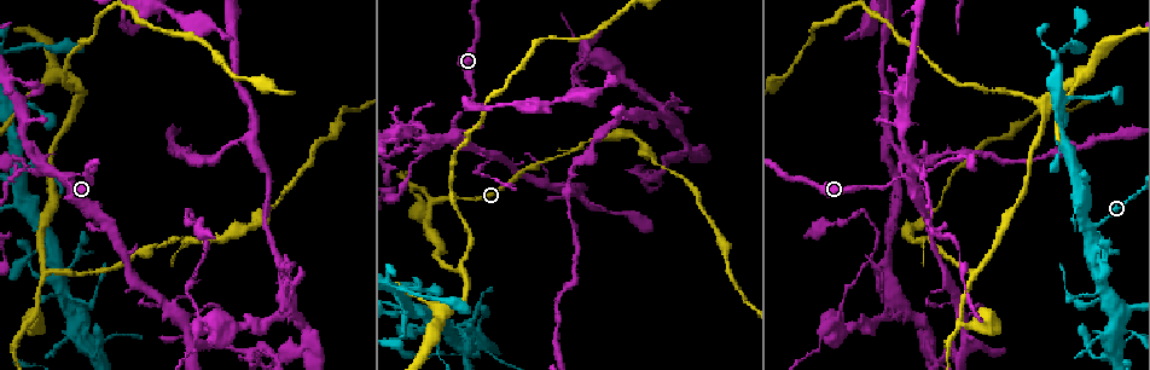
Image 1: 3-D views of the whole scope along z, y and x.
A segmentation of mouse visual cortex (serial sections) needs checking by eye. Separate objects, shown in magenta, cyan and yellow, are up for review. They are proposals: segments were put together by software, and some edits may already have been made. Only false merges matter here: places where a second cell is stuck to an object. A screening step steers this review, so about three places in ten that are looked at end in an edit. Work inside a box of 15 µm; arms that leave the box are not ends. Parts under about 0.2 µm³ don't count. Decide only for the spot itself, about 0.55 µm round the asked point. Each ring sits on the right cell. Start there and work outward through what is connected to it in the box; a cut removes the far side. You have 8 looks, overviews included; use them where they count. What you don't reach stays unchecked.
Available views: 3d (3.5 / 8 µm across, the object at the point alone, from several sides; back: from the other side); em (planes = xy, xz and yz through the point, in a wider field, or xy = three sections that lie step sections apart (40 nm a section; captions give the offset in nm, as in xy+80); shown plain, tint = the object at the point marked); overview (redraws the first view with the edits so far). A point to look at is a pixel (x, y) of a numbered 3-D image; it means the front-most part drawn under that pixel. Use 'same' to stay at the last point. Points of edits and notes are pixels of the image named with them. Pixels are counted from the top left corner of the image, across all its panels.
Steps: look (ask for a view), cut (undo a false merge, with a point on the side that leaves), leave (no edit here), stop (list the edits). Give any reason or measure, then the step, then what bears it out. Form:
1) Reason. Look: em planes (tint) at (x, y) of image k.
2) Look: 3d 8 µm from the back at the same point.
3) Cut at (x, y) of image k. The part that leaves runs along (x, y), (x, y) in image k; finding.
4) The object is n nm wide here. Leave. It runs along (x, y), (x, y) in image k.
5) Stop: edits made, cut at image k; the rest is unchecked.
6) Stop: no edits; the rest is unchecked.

Look: 3d 8 µm at (925, 237) of image 1.

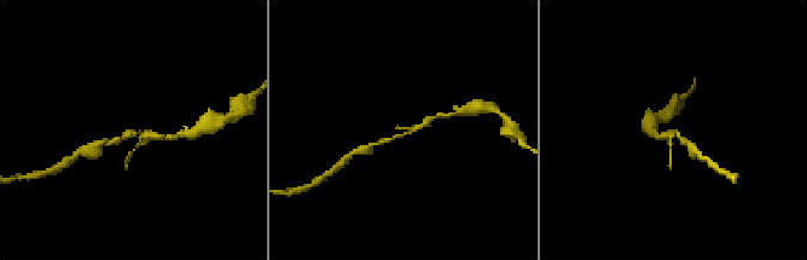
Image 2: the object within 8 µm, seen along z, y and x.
Look: em xy step 1 (tint) at (411, 132) of image 2.

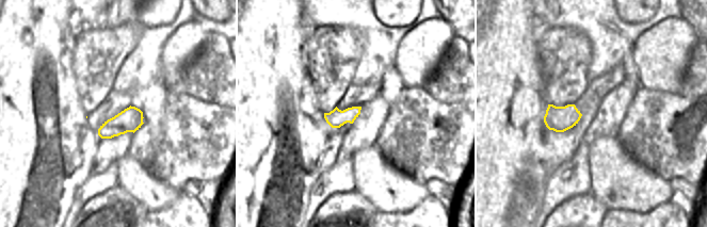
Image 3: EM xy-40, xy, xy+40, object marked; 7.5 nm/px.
Leave. It runs along (378, 142), (402, 136), (440, 115) in image 2; one cell here.

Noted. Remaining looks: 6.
Sharp bend. Look: 3d 3.5 µm at (46, 272) of image 1.

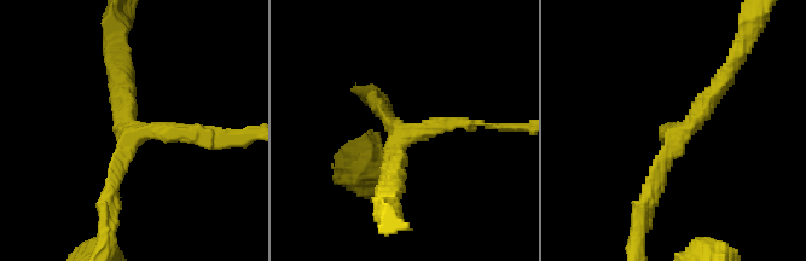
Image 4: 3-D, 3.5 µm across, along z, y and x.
3 arms meet here; the arms are 150, 200, 250 nm wide. Look: em planes (tint) at (135, 134) of image 4.

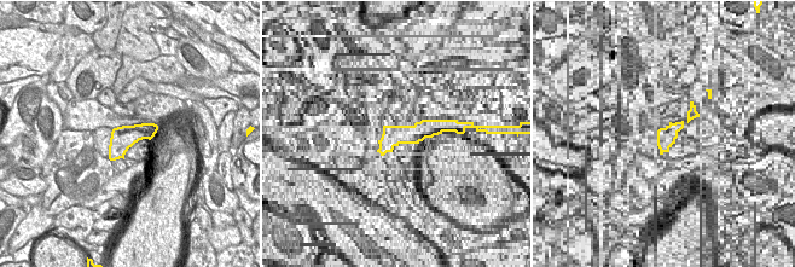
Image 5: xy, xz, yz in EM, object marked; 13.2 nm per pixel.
Leave. It runs along (212, 135), (131, 135), (123, 76) in image 4; all the same cell.

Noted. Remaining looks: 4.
Branch point. Look: 3d 8 µm from the back at (463, 270) of image 1.

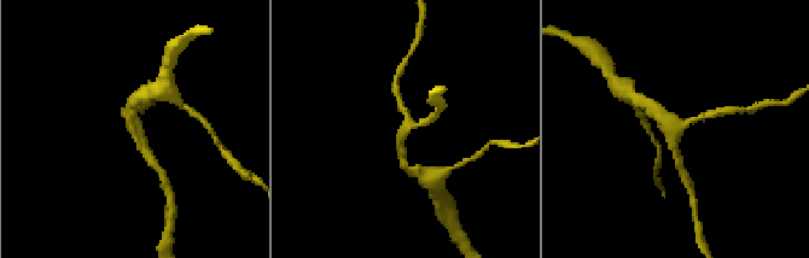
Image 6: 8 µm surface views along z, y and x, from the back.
Zoom in. Look: 3d 3.5 µm at (407, 129) of image 6.

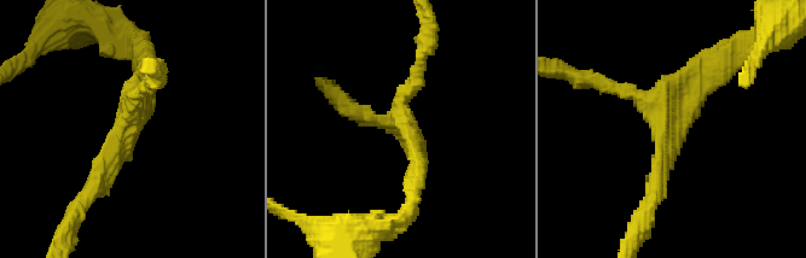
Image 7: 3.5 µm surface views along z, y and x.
3 arms meet here; the arms are 200, 200, 250 nm wide. Leave. It runs along (656, 191), (666, 121), (715, 60) in image 7; one cell here.

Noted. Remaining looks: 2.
Branch point. Look: 3d 8 µm at (58, 76) of image 1.

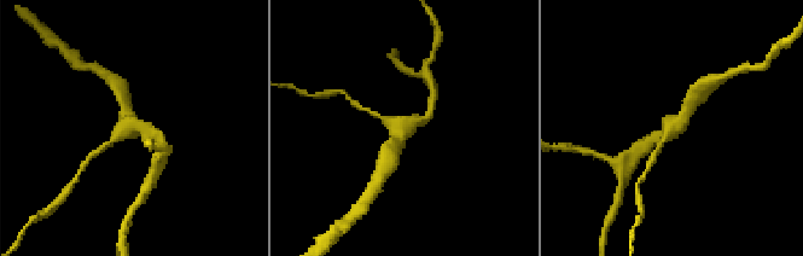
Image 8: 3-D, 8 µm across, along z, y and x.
3 arms meet here; the arms are 150, 300, 300 nm wide. Look: em xy step 5 (tint) at (409, 125) of image 8.

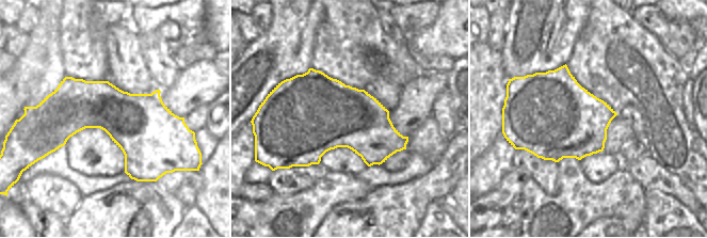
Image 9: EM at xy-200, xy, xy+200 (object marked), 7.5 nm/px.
Leave. It runs along (662, 137), (697, 99) in image 8; one cell here.

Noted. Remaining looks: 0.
Stop: no edits; the rest is unchecked.

